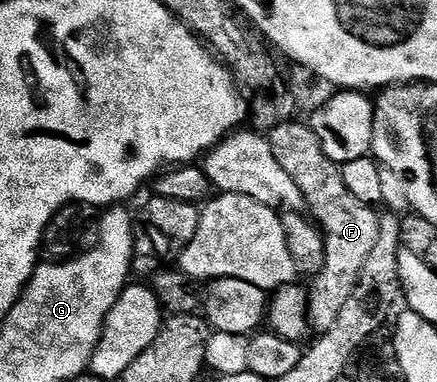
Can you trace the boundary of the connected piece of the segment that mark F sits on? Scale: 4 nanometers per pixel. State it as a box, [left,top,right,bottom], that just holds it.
[268,119,380,333]

